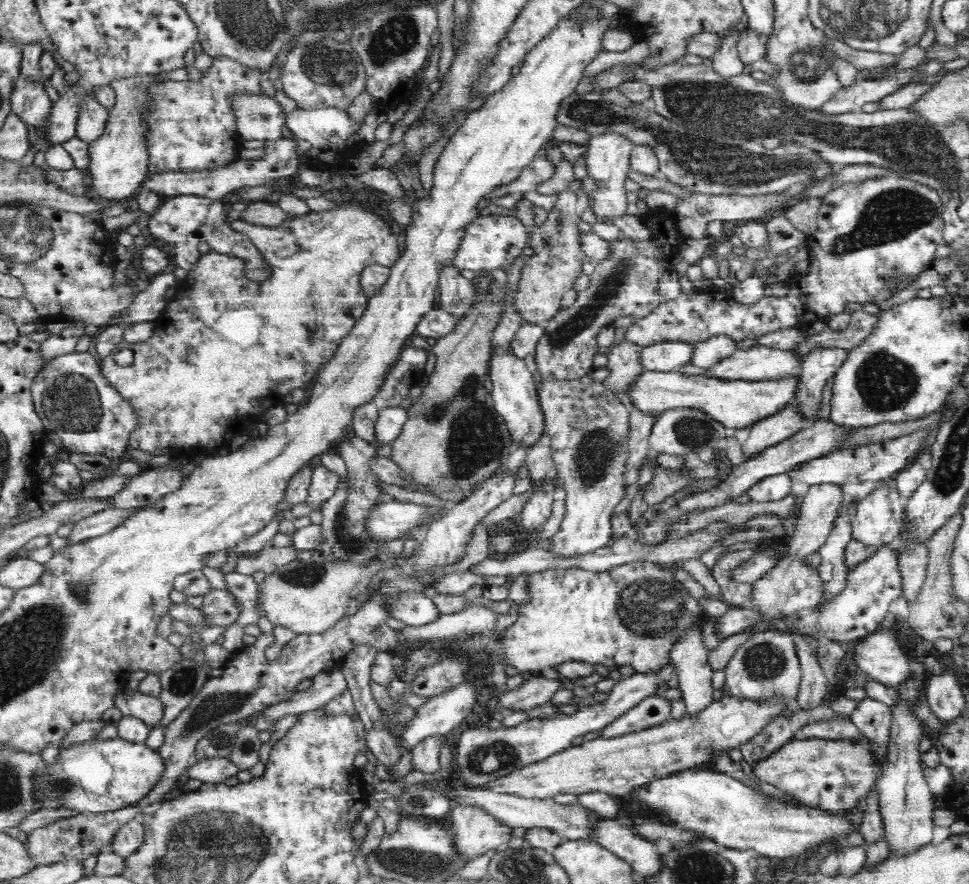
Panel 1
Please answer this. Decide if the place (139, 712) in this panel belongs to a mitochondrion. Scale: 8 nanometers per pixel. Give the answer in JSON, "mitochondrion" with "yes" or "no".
{"mitochondrion":"no"}

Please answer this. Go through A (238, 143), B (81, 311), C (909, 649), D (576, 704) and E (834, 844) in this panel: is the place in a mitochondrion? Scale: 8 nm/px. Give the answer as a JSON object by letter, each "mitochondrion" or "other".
{"A":"other","B":"other","C":"other","D":"other","E":"other"}

